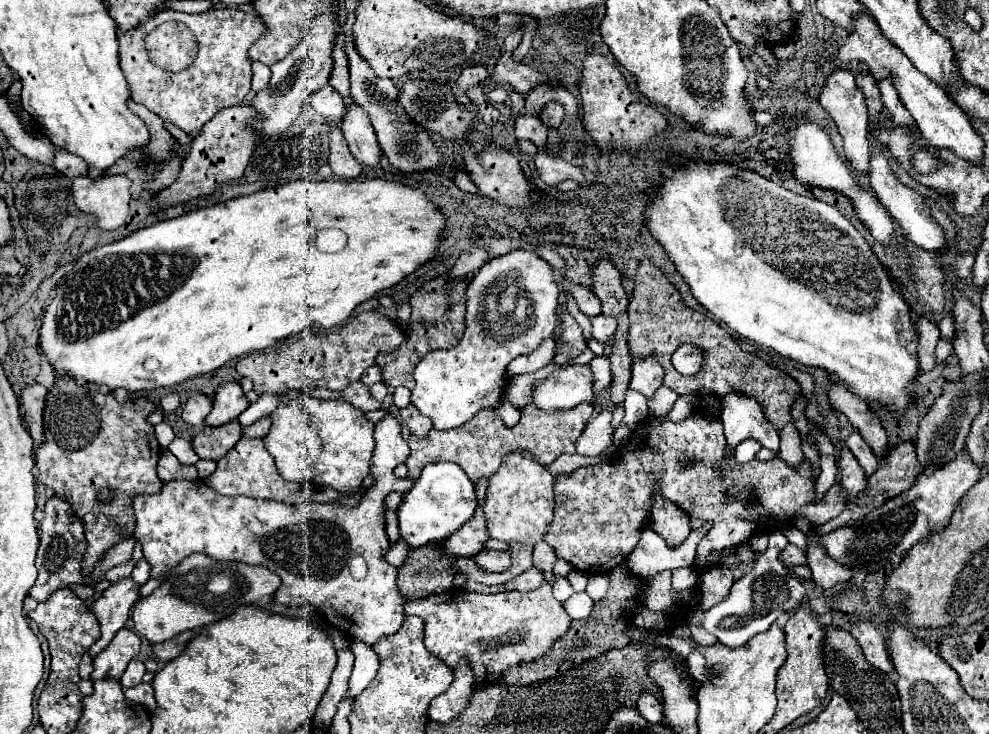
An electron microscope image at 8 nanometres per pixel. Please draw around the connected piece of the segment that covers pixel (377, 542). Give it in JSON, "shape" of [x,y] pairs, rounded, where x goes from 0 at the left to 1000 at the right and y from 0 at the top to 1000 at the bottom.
{"shape":[[[394,564],[380,578],[380,610],[376,619],[376,649],[378,662],[368,673],[366,684],[360,692],[346,692],[338,687],[322,687],[313,684],[313,708],[311,708],[311,687],[289,689],[283,684],[257,681],[257,678],[231,678],[210,668],[205,655],[172,655],[164,662],[164,670],[158,676],[138,676],[138,736],[144,741],[144,755],[154,771],[152,787],[162,796],[170,790],[174,774],[178,774],[192,755],[208,755],[216,763],[237,763],[255,771],[267,771],[283,785],[285,796],[275,812],[277,820],[291,828],[317,826],[330,842],[332,850],[342,856],[354,872],[368,875],[370,880],[378,880],[384,869],[400,864],[408,847],[406,815],[400,804],[400,782],[402,774],[388,763],[388,755],[394,744],[390,714],[388,714],[388,678],[398,668],[415,668],[415,651],[400,651],[396,640],[411,629],[413,605],[404,591],[404,575]]]}

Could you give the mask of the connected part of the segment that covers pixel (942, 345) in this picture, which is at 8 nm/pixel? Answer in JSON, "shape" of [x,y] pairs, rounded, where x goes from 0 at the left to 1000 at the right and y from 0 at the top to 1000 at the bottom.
{"shape":[[[967,458],[961,460],[961,463],[950,463],[950,466],[948,466],[948,471],[946,471],[946,493],[948,493],[948,496],[963,482],[963,477],[965,477],[965,463],[967,463]]]}

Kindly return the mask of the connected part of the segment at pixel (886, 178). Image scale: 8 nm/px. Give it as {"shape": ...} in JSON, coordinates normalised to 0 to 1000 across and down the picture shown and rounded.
{"shape":[[[890,199],[890,204],[886,204],[880,215],[880,237],[878,237],[878,248],[882,253],[882,259],[886,262],[888,272],[898,283],[898,289],[910,302],[912,313],[918,319],[918,324],[936,338],[936,341],[950,341],[954,338],[954,322],[952,322],[952,313],[946,308],[946,302],[942,302],[940,292],[938,292],[938,283],[934,278],[934,270],[926,262],[926,259],[920,259],[916,253],[912,253],[906,243],[906,237],[902,237],[902,229],[900,229],[900,221],[896,215],[896,207],[898,202],[896,199]]]}

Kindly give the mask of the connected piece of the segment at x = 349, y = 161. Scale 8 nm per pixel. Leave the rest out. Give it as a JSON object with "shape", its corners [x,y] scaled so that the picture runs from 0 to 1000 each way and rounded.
{"shape":[[[334,169],[334,215],[332,223],[336,229],[336,234],[350,248],[356,248],[364,240],[366,226],[358,218],[358,213],[352,204],[352,196],[344,180],[344,174],[340,174],[338,169]]]}

